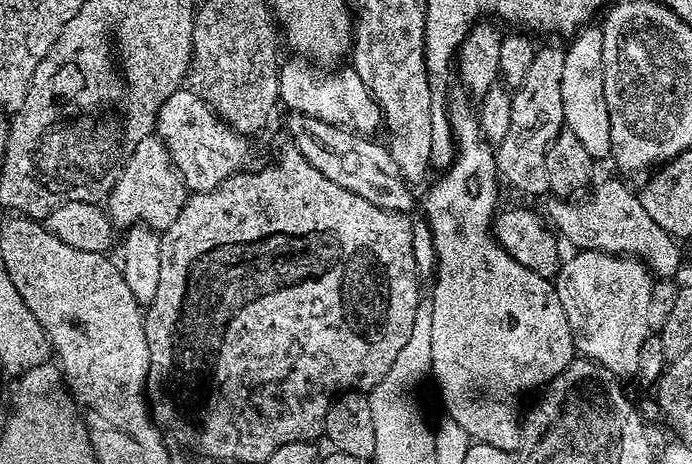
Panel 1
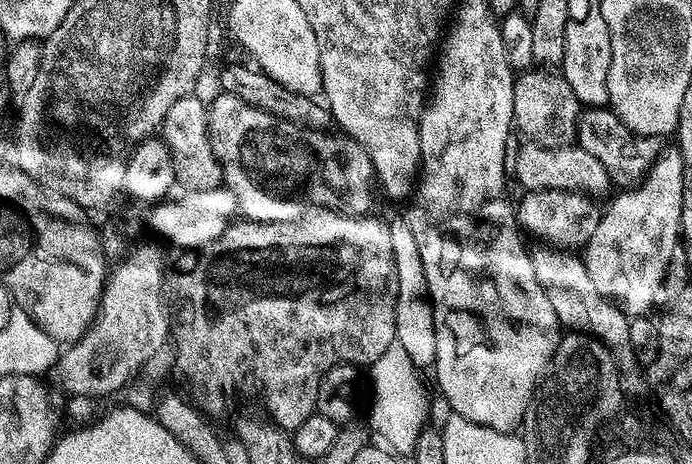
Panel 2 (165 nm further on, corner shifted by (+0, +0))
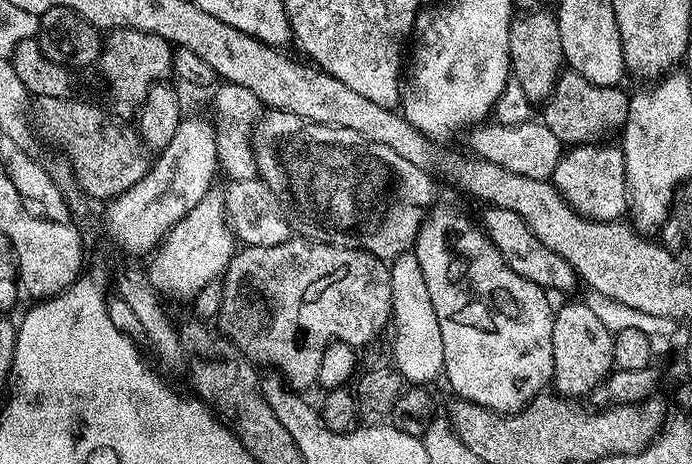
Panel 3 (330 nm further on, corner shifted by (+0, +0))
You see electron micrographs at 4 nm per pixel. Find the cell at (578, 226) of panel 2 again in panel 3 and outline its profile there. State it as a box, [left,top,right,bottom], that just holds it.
[550,142,629,220]

